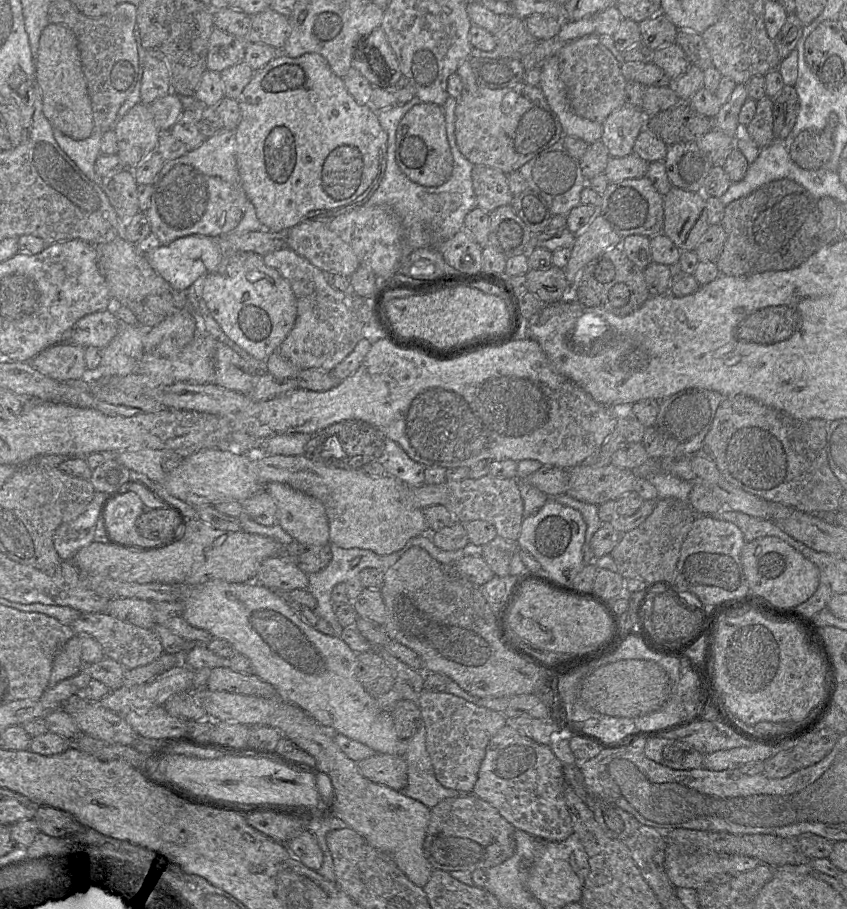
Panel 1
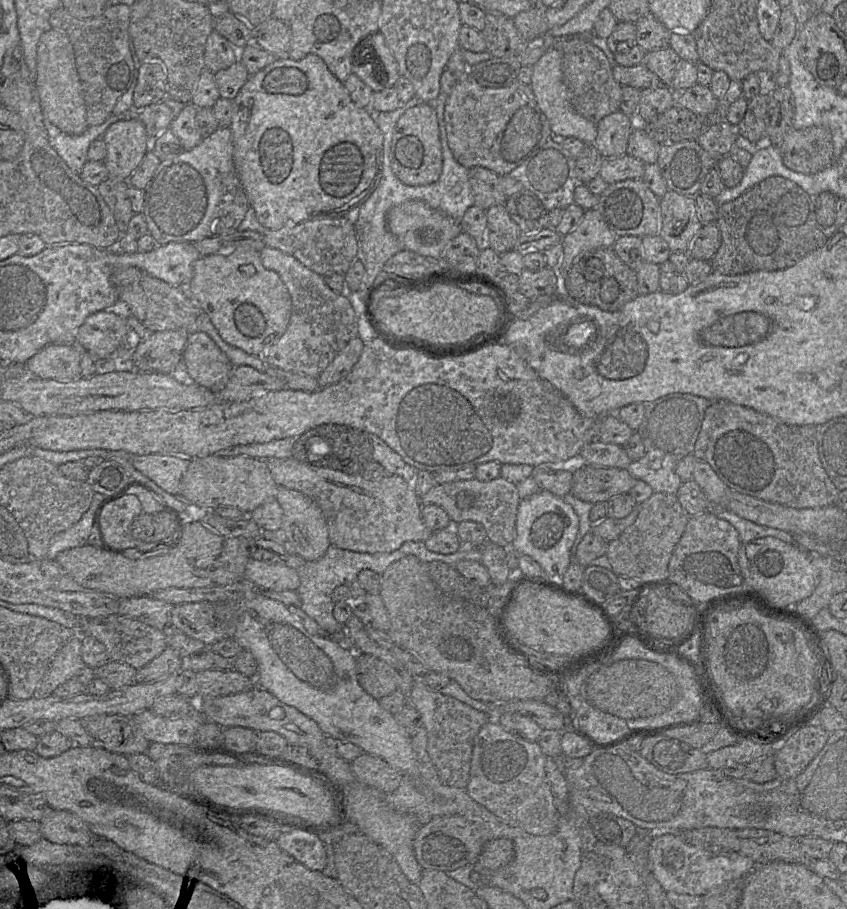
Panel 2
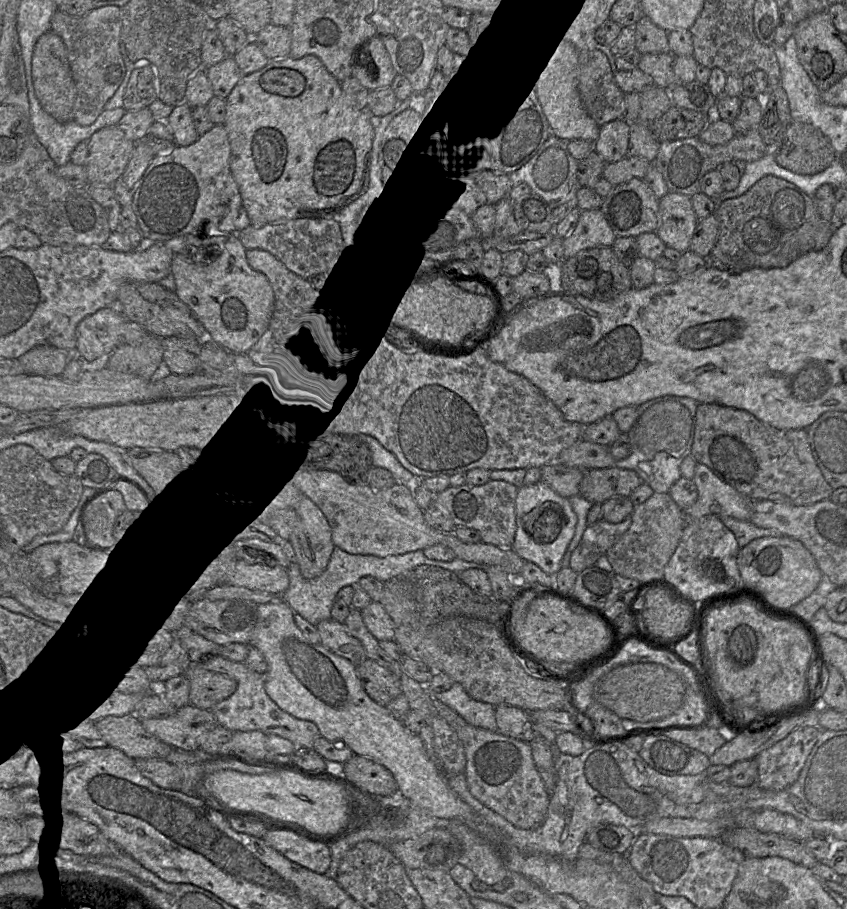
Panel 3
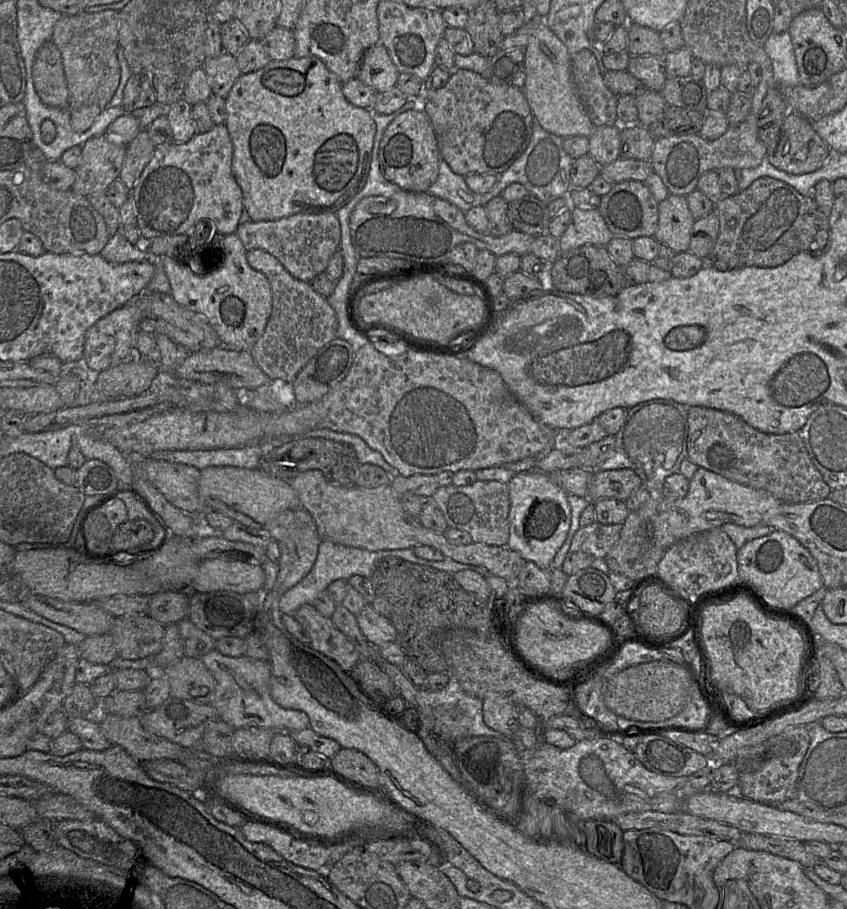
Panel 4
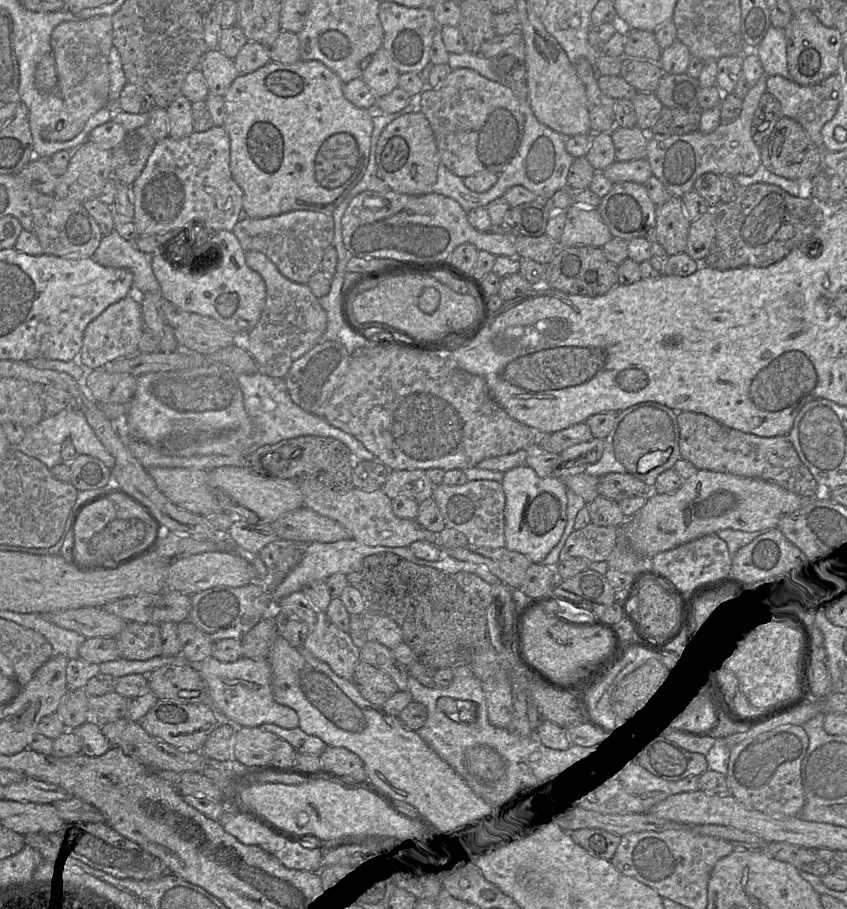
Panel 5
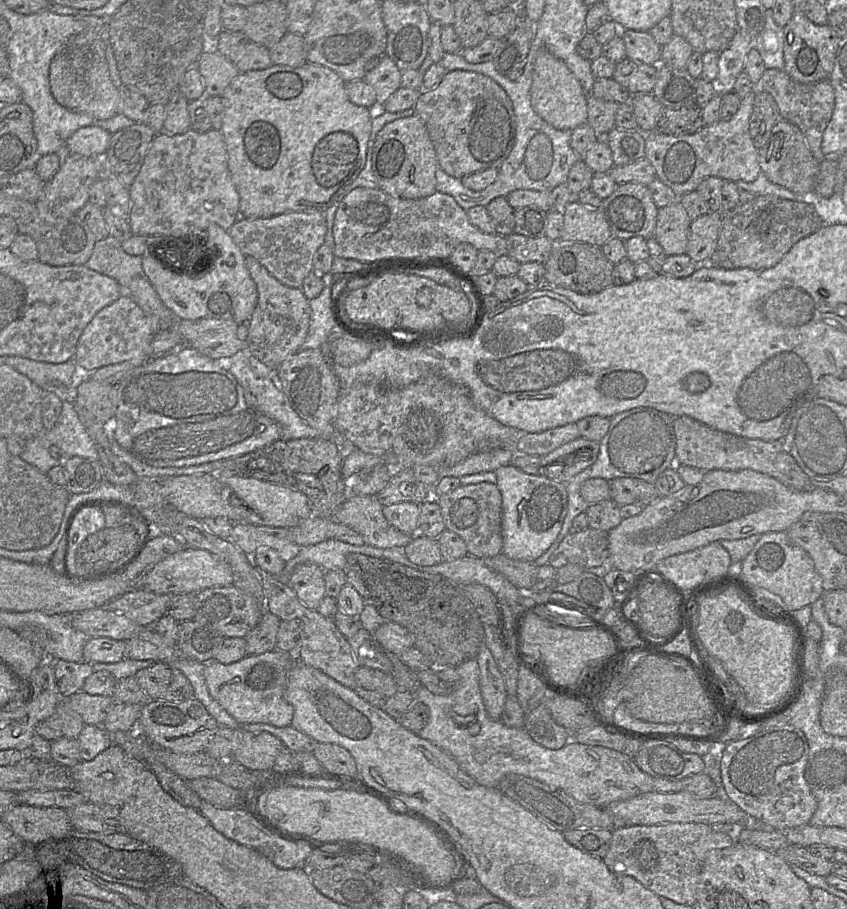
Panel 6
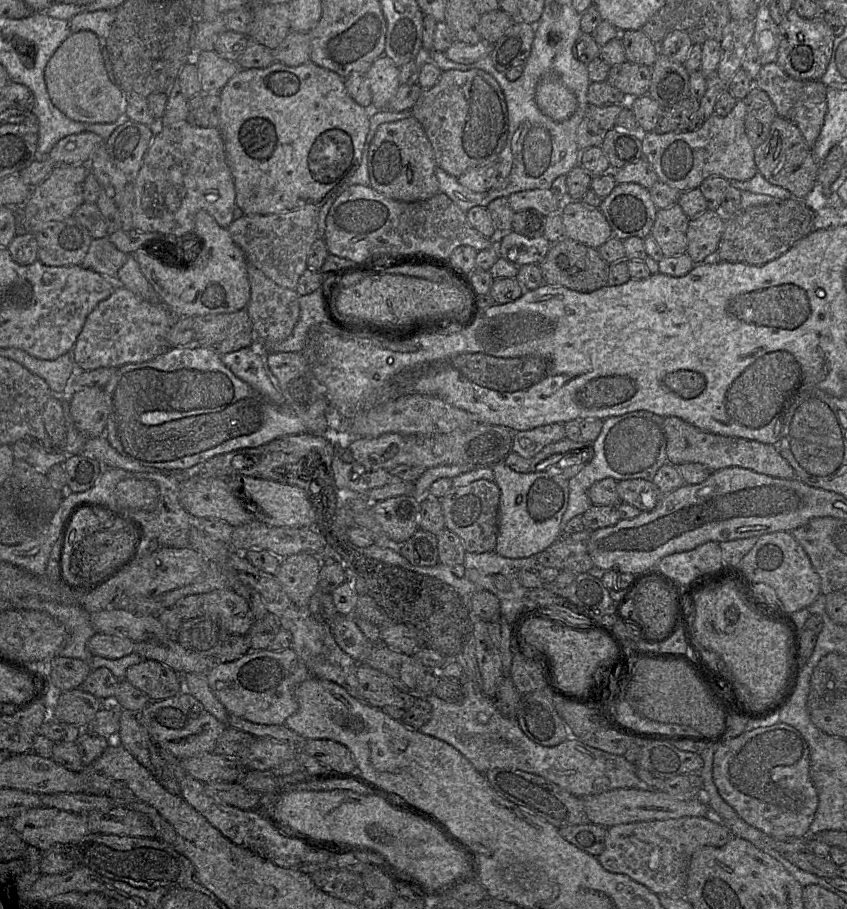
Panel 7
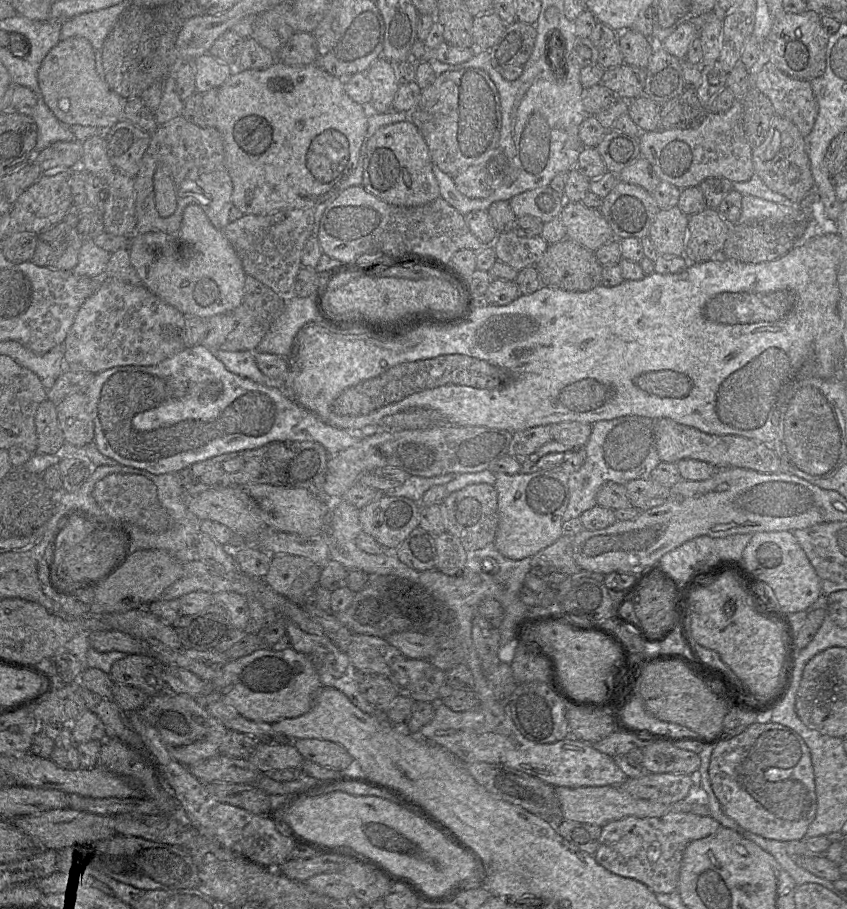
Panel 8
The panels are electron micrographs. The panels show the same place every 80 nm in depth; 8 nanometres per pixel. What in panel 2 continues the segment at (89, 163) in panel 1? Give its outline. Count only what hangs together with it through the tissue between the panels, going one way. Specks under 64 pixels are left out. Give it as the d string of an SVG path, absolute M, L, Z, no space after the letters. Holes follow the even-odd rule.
M135 109L118 115L112 114L104 123L89 126L80 135L67 134L46 118L44 118L44 122L53 148L72 170L80 173L84 165L88 162L87 154L90 144L100 139L111 124L130 117L137 117L137 111Z

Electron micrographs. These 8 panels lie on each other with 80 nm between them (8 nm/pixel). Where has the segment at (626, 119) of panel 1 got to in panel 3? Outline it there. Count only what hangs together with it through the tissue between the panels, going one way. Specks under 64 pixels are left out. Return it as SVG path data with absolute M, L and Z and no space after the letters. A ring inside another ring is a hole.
M615 119L599 127L593 150L605 164L616 162L626 156L630 124L623 119Z

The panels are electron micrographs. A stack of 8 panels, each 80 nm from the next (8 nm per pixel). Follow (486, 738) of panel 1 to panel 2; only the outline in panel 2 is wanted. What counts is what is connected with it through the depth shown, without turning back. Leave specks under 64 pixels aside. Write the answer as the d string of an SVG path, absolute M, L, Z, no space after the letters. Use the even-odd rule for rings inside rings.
M415 678L407 695L408 701L422 718L422 724L427 731L428 753L441 782L451 787L466 789L470 780L474 739L480 729L490 721L490 716L451 696L431 690L421 678Z

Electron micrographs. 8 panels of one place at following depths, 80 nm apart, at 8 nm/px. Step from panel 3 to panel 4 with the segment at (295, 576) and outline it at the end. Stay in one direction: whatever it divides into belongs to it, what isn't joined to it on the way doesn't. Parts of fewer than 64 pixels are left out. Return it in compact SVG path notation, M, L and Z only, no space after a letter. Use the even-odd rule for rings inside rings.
M322 541L318 548L317 557L311 571L296 585L280 596L279 609L282 614L293 615L304 604L313 604L317 596L338 579L348 580L353 575L369 578L377 569L377 563L385 557L397 557L411 563L430 566L430 560L419 558L412 548L398 550L368 551L362 548L354 548Z

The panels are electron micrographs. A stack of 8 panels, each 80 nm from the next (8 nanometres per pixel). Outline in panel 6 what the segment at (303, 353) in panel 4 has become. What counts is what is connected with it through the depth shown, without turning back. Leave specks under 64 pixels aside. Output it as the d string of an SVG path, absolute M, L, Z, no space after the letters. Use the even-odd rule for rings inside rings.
M246 256L245 265L256 284L258 300L248 322L249 352L271 369L278 369L290 355L300 350L304 343L311 319L310 300L300 288L282 284L254 257Z

